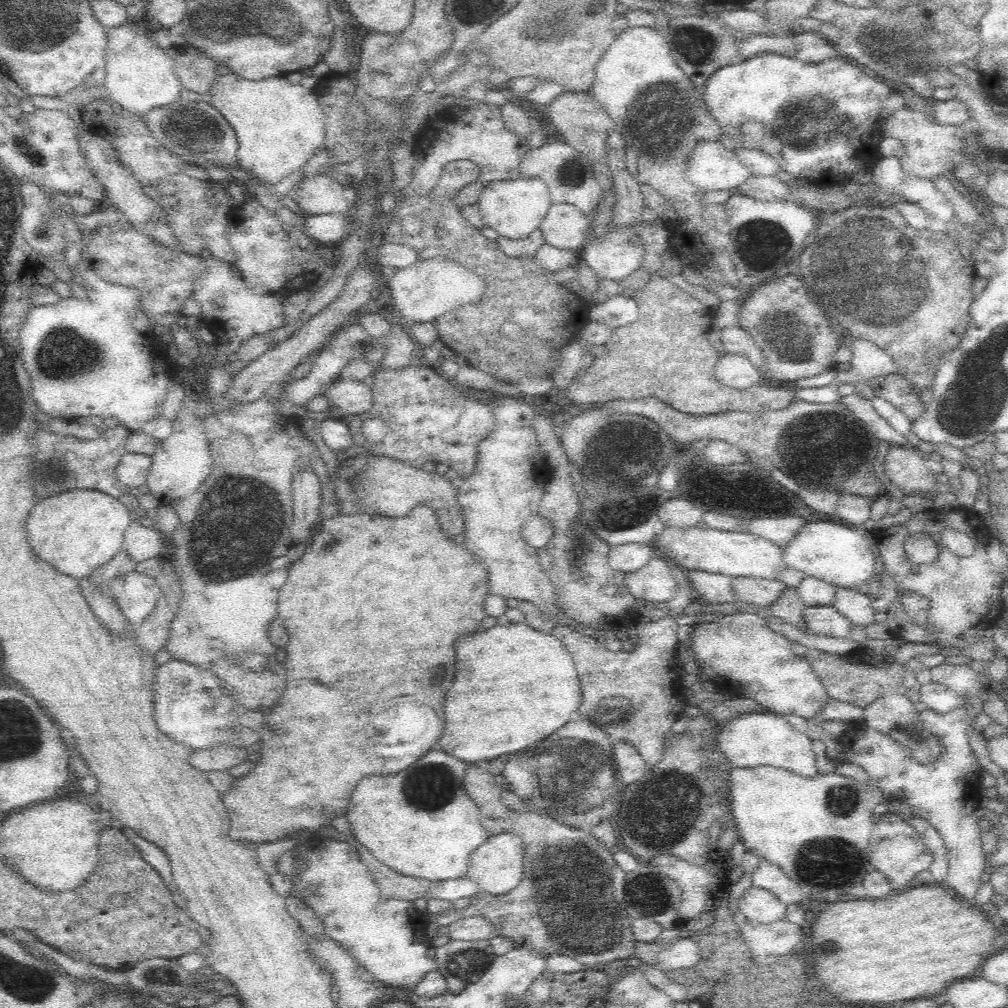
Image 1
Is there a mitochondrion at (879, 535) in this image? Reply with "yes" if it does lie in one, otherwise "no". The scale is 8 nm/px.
no

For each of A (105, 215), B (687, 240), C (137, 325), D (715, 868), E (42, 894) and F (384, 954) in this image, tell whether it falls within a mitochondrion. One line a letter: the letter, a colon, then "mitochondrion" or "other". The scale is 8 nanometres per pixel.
A: other
B: other
C: other
D: other
E: other
F: other

